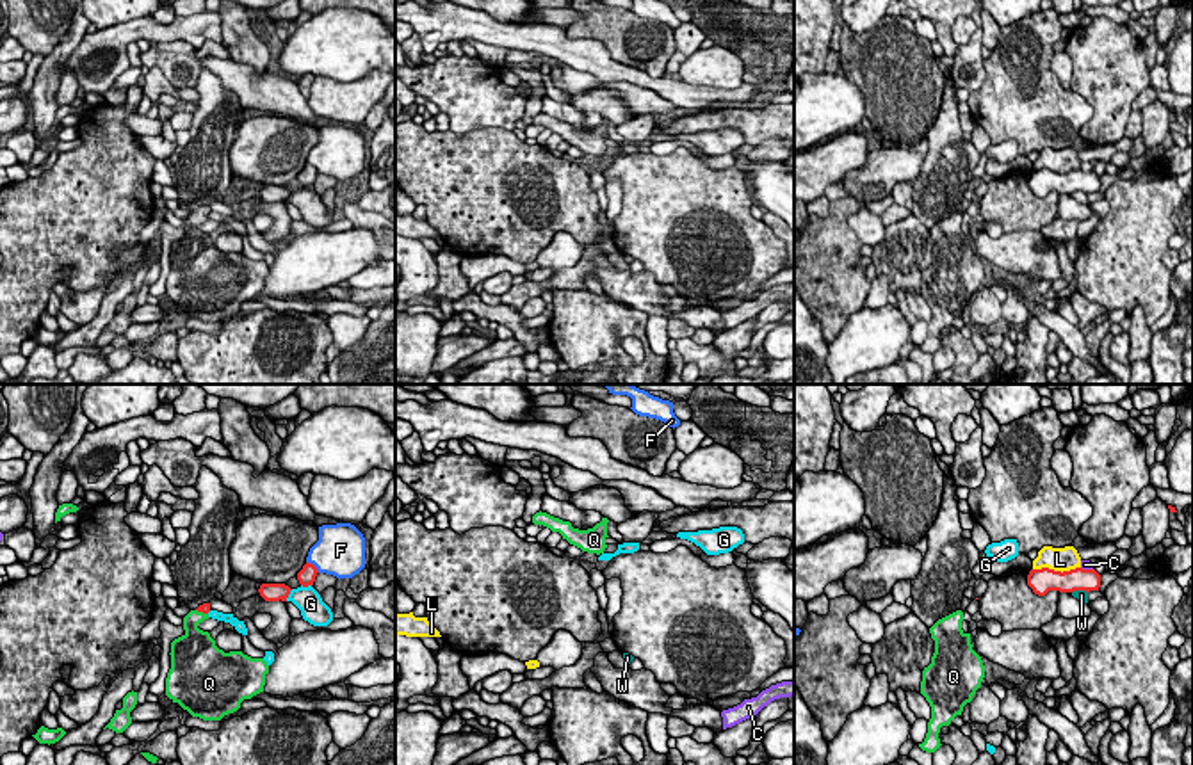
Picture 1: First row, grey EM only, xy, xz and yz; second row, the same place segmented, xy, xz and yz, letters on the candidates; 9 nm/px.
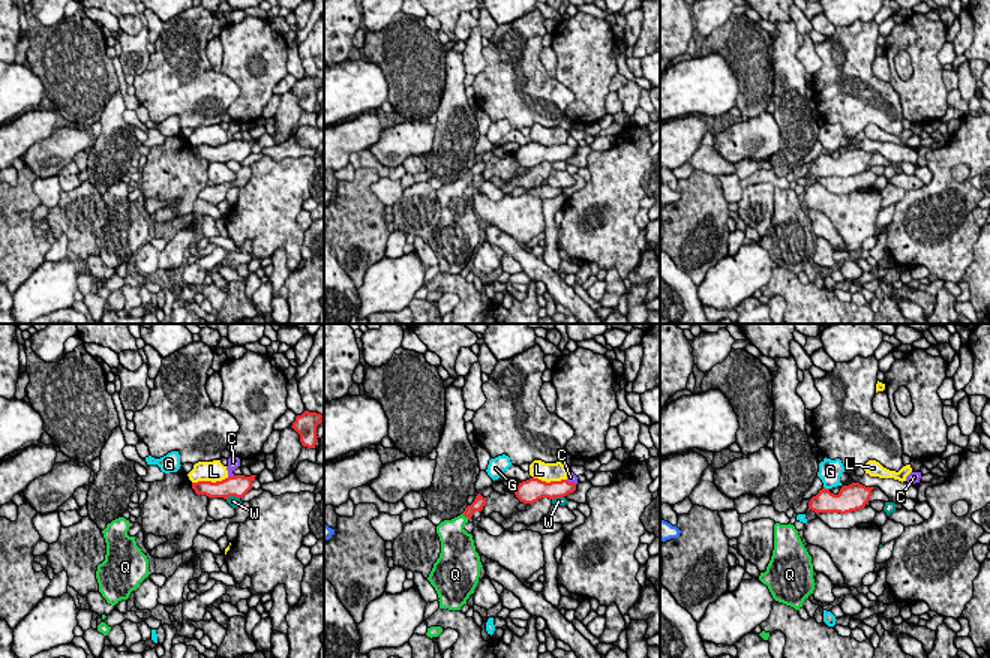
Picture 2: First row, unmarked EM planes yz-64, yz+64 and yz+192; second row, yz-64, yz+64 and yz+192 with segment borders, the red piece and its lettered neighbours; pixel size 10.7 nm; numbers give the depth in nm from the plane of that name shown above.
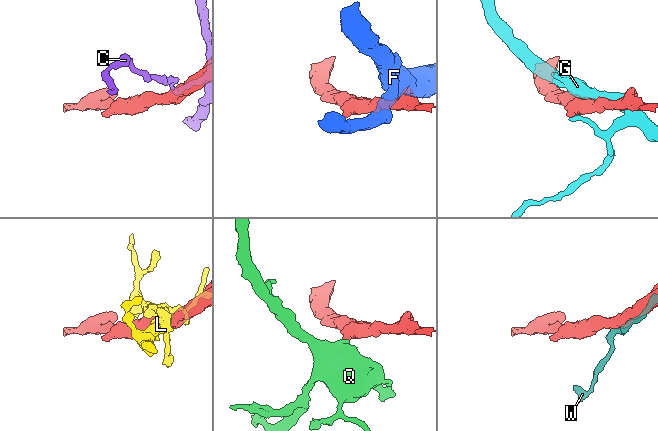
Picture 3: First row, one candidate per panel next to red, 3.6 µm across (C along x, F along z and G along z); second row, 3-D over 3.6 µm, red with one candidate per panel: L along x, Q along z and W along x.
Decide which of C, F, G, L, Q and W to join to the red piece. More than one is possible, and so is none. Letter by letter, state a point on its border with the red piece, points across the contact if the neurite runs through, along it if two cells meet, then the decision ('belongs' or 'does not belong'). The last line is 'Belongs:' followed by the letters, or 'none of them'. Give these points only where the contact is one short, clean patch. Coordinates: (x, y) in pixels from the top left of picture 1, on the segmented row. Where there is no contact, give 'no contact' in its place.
C: yz (1087, 570) | along yz (1081, 566), (1092, 570) | does not belong
F: xy (314, 566) | does not belong
G: xy (289, 593) | does not belong
L: yz (1056, 571) | does not belong
Q: xy (202, 611) | across xy (205, 607), (202, 611), (193, 620), (194, 637) | belongs
W: yz (1079, 589) | does not belong
Belongs: Q

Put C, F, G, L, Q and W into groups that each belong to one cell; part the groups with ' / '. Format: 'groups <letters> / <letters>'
groups C / F / G / L / Q / W

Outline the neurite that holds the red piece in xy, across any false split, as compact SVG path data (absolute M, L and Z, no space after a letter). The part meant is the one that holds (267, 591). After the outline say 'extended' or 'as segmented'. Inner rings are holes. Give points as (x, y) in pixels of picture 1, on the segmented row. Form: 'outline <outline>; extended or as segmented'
outline M262 584L258 592L265 601L287 601L290 587L285 584Z; as segmented

